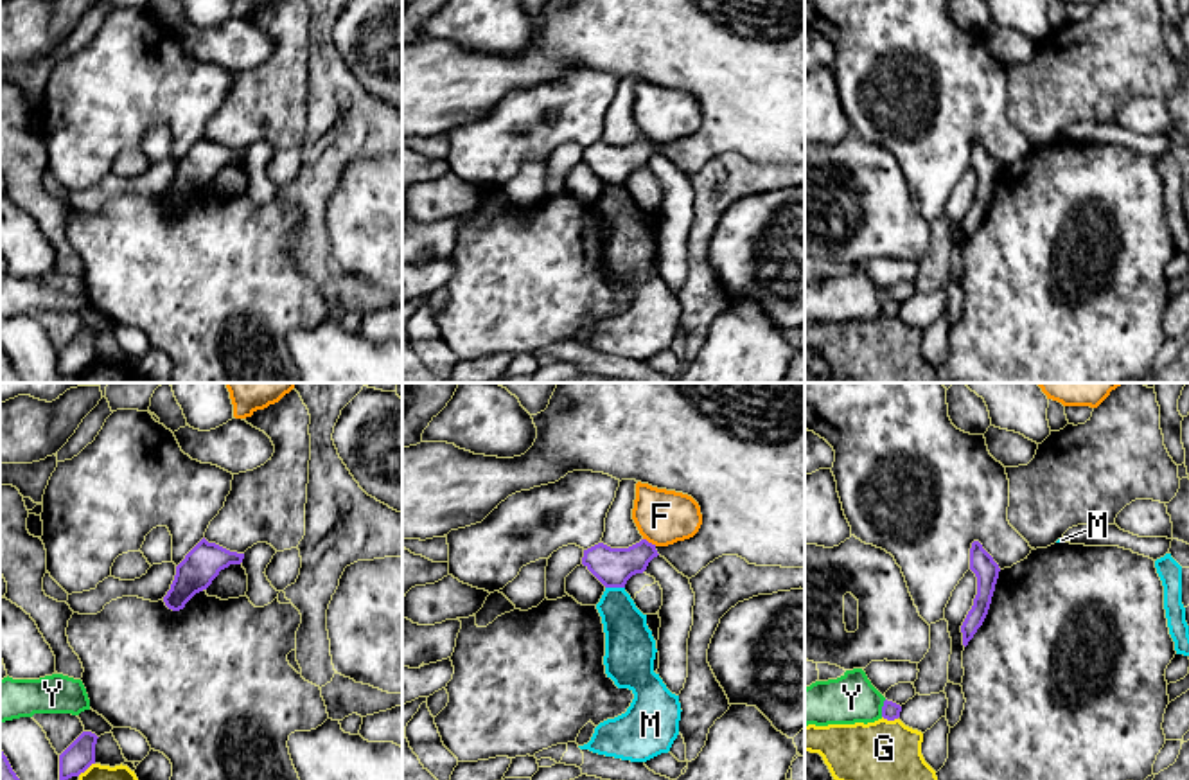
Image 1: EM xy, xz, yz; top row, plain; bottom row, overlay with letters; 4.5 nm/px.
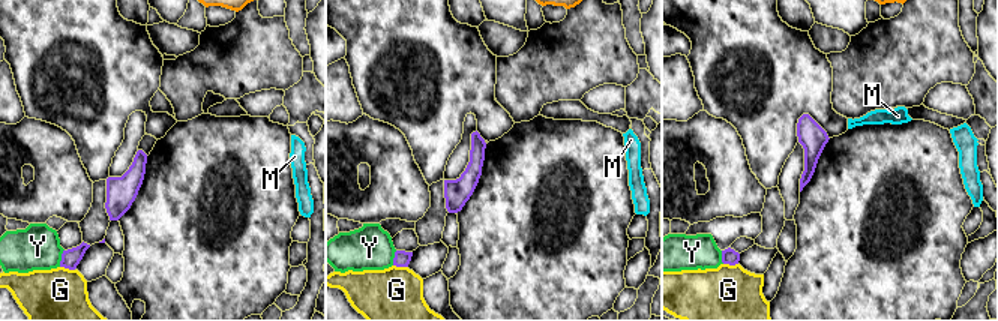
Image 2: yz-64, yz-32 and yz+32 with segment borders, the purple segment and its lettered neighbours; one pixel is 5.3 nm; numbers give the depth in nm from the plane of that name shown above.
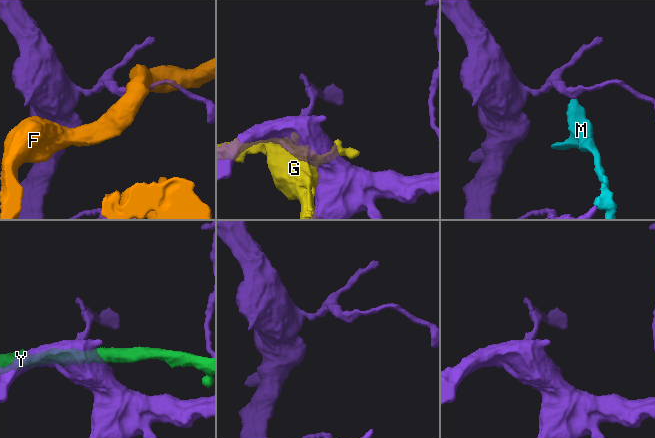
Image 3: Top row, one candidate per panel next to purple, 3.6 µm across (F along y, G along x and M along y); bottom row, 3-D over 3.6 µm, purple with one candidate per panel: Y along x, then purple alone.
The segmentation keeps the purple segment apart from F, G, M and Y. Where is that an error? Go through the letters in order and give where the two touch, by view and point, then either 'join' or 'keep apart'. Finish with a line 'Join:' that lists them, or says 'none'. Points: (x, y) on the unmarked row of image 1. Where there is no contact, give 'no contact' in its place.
F: xz (651, 141) | keep apart
G: yz (889, 317) | keep apart
M: xz (615, 184) | keep apart
Y: yz (882, 306) | keep apart
Join: none

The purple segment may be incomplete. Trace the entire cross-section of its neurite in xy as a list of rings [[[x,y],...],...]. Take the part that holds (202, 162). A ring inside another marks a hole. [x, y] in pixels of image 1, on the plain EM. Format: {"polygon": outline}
{"polygon": [[[205,135],[176,164],[171,187],[163,194],[169,207],[180,208],[199,189],[207,187],[221,167],[241,162],[244,151],[230,149]]]}

